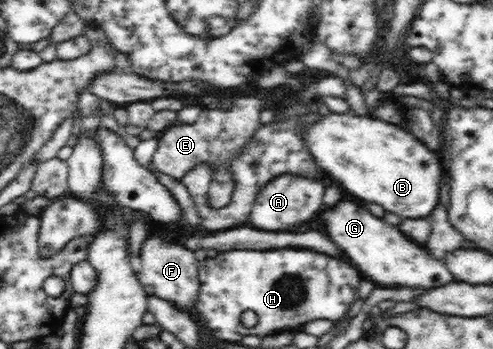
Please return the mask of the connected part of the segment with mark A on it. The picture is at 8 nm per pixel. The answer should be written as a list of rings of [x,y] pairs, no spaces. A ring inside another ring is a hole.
[[[284,172],[274,176],[255,195],[256,199],[250,213],[250,223],[256,229],[264,231],[286,231],[296,227],[298,223],[304,223],[316,215],[321,208],[324,195],[328,187],[320,179],[310,178],[308,175],[292,174]]]

